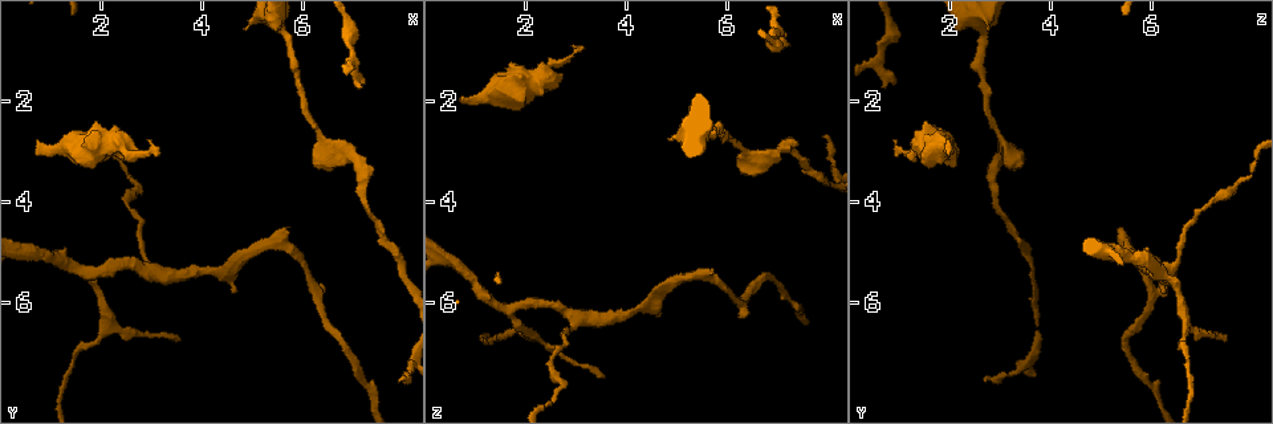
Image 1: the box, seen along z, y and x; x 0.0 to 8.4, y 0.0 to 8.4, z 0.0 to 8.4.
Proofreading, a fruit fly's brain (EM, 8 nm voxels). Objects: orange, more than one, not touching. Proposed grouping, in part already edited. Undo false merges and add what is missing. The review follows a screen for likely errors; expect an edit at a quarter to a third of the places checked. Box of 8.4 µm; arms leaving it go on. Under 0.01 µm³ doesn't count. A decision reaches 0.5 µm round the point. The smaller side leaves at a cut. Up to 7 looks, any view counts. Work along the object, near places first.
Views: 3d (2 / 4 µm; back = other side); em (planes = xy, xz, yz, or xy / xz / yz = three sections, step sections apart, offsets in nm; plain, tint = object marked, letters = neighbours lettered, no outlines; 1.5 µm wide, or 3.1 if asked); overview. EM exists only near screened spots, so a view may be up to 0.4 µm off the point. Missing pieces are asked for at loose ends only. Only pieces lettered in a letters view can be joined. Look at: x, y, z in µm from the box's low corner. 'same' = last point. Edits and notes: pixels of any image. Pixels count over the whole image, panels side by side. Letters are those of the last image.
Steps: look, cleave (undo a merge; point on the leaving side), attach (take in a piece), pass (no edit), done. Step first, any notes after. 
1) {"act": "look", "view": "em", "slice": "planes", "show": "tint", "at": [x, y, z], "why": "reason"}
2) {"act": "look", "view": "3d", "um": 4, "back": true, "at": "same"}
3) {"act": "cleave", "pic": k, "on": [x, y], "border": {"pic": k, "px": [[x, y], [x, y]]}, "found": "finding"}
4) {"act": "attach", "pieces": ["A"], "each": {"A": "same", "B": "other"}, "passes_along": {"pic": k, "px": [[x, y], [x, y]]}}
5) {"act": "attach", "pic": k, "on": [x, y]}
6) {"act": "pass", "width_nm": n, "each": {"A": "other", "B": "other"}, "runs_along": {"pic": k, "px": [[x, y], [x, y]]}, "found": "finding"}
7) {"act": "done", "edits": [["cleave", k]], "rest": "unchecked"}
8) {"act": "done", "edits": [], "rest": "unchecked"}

{"act": "look", "view": "em", "slice": "xy", "step": 8, "show": "tint", "at": [3.20, 3.05, 1.00], "why": "free end"}

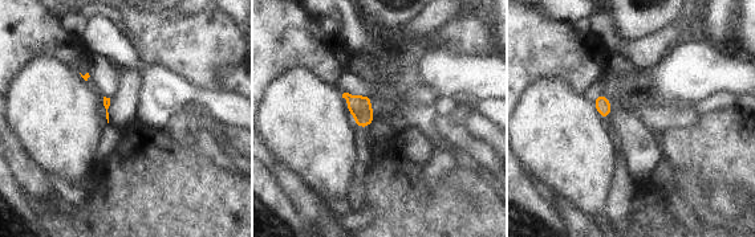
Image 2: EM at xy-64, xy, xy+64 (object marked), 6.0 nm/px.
{"act": "look", "view": "em", "slice": "planes", "show": "letters", "at": "same"}

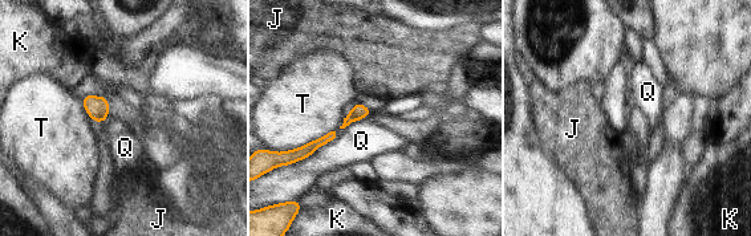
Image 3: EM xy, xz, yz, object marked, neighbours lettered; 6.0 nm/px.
{"act": "pass", "longest_contact_nm": ["Q", 320], "each": {"J": "other", "K": "other", "Q": "other", "T": "other"}, "found": "no lettered piece goes on from it"}

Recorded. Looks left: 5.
{"act": "look", "view": "em", "slice": "planes", "show": "letters", "at": [0.75, 2.80, 1.90], "why": "branch stops here"}

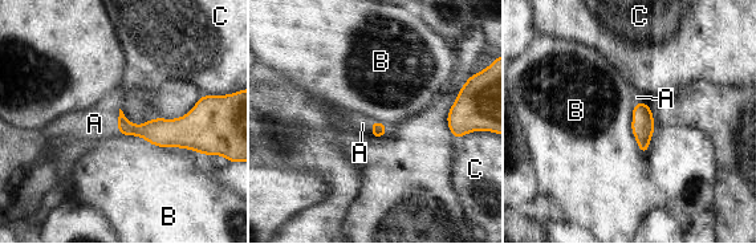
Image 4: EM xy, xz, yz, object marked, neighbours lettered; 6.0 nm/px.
{"act": "attach", "pieces": ["A"], "each": {"A": "same", "B": "other", "C": "other"}, "found": "it goes on there"}

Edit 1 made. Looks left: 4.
{"act": "look", "view": "overview", "why": "see it whole again"}

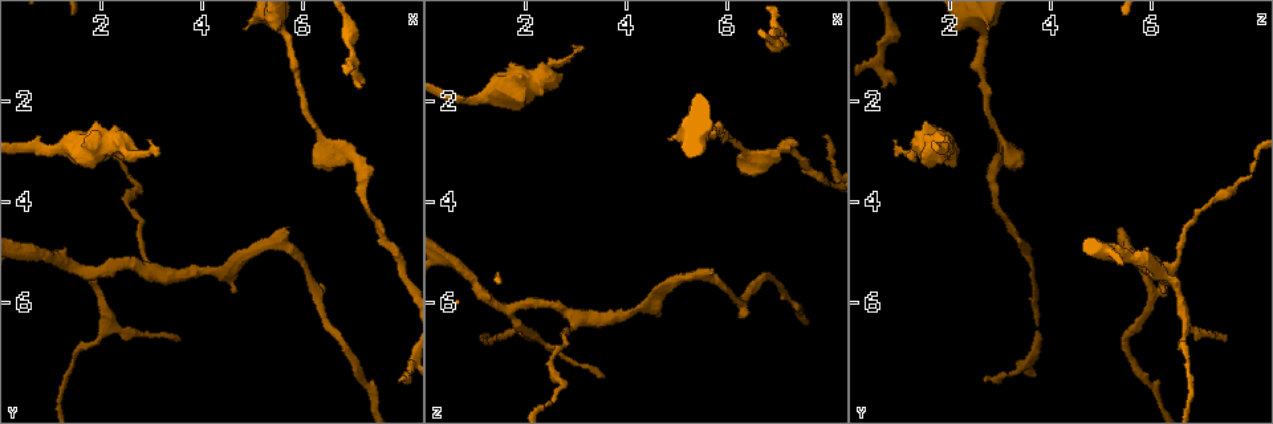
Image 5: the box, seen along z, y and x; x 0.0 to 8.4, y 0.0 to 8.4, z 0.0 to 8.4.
{"act": "look", "view": "3d", "um": 4, "at": [7.15, 1.75, 0.70], "why": "an open end"}

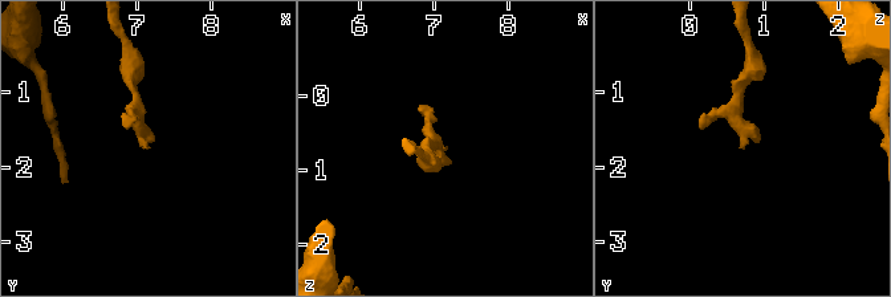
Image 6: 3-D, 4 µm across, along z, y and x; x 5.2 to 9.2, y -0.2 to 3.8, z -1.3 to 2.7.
{"act": "look", "view": "em", "slice": "xz", "step": 8, "show": "letters", "at": [7.15, 1.80, 0.70]}

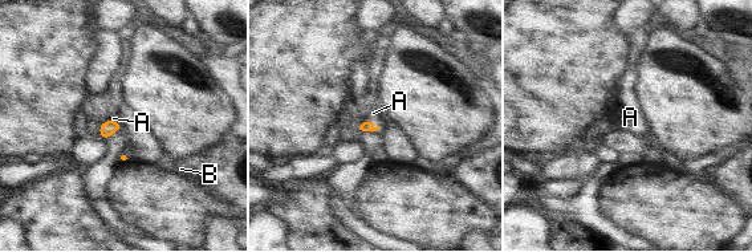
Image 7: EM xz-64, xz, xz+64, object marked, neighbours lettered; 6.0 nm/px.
{"act": "look", "view": "em", "slice": "planes", "show": "letters", "at": "same"}

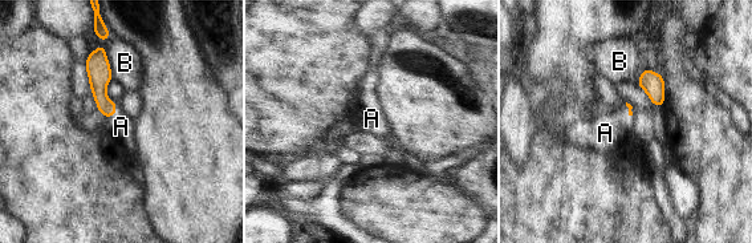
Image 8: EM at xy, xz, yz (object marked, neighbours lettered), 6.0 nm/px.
{"act": "attach", "pieces": ["A"], "each": {"A": "same", "B": "other"}, "passes_along": {"pic": 8, "px": [[100, 76], [114, 114], [121, 126]]}, "found": "the cell continues"}

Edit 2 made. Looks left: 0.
{"act": "done", "edits": [["attach", 4], ["attach", 8]], "rest": "unchecked"}

